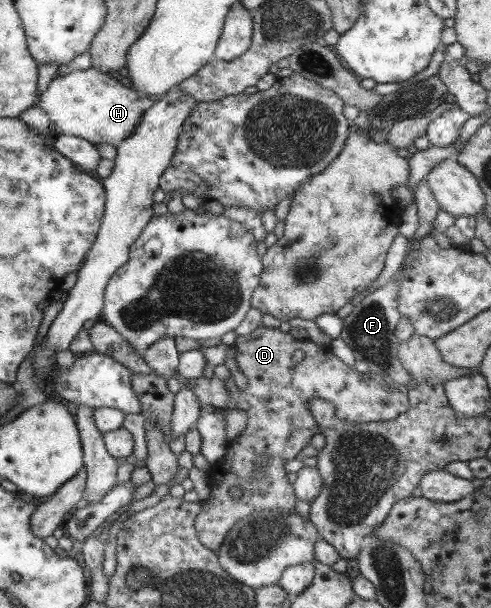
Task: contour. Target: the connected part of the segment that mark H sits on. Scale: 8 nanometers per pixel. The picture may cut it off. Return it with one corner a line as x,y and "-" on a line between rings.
90,68
63,77
56,75
47,91
39,97
37,105
49,116
56,137
75,136
94,146
108,143
117,149
124,140
134,135
144,111
150,109
153,102
140,101
132,89
124,87
117,79

